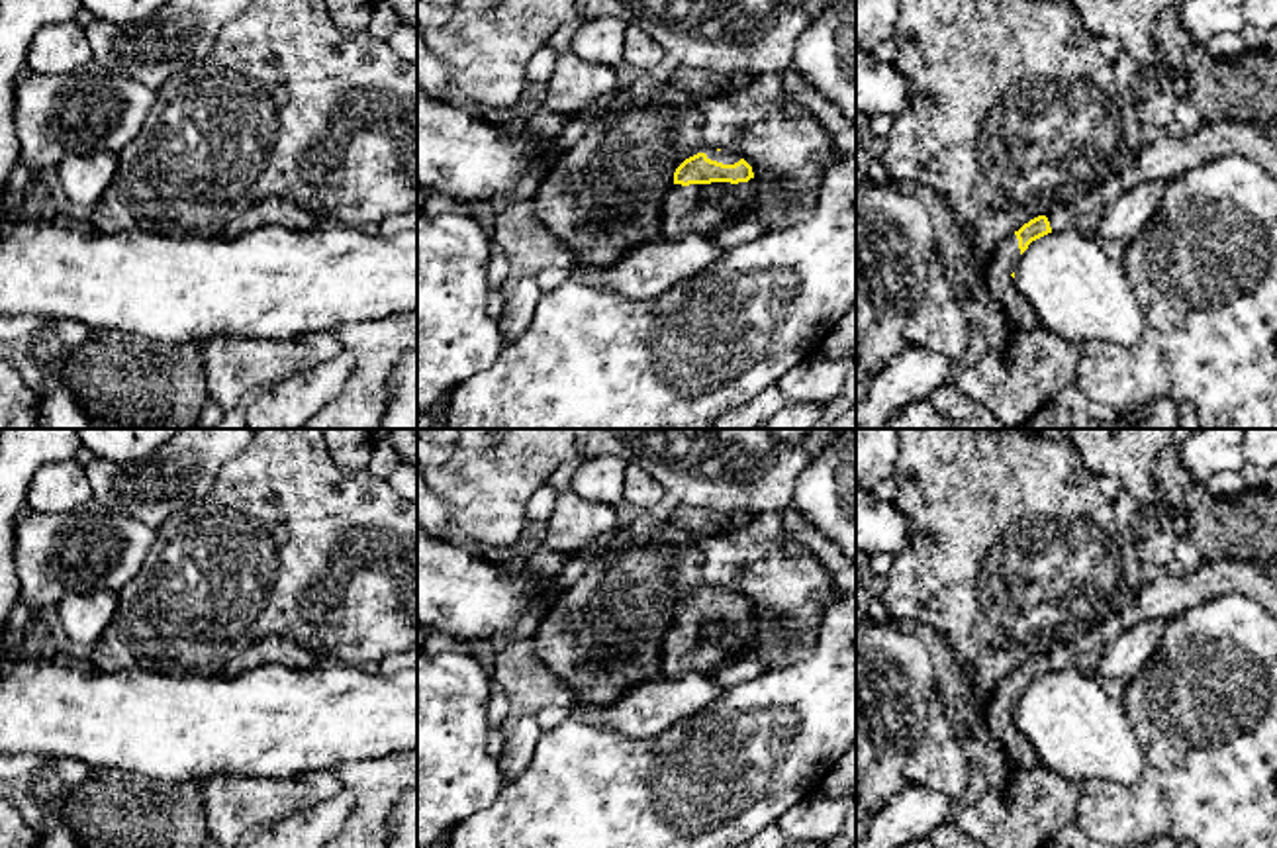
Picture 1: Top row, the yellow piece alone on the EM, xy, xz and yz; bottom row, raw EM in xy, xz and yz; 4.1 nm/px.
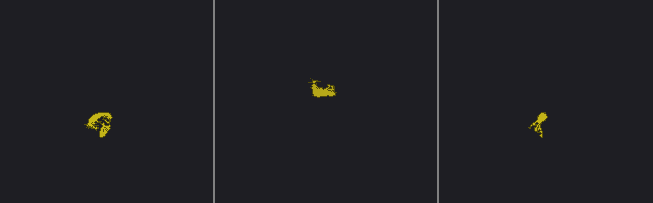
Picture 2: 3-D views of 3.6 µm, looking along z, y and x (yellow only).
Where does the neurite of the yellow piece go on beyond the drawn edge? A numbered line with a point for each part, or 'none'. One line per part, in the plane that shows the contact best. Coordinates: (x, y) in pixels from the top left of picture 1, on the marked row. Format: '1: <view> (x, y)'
1: xz (725, 157)
2: xz (682, 216)

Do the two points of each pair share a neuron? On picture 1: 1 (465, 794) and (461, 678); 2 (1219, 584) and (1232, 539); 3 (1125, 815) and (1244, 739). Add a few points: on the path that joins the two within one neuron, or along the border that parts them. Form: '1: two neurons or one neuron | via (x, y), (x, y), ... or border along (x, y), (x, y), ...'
1: one neuron | via (461, 764), (461, 707)
2: two neurons | border along (1205, 559), (1250, 561), (1256, 566)
3: one neuron | via (1154, 805), (1182, 796), (1215, 762)

